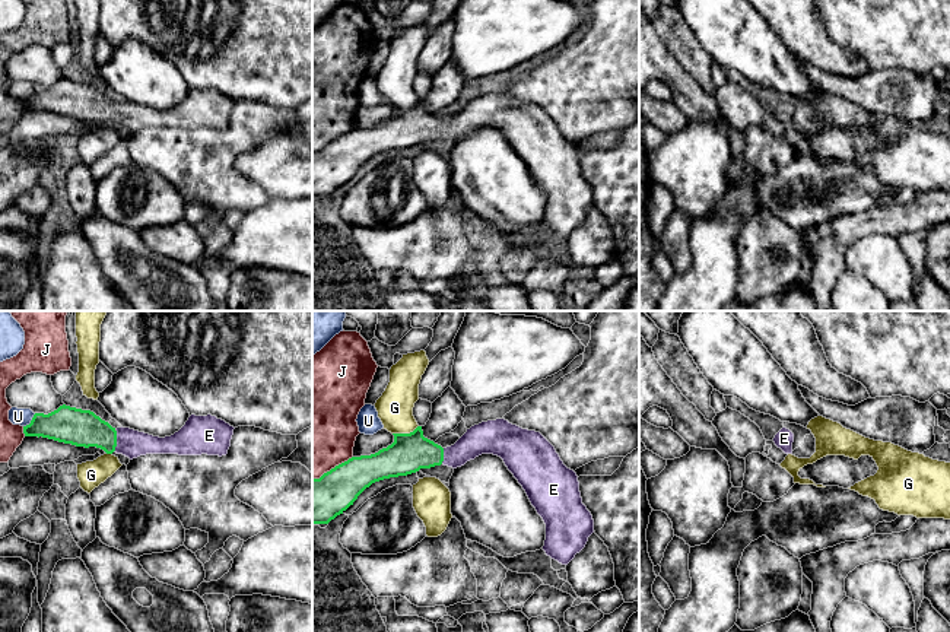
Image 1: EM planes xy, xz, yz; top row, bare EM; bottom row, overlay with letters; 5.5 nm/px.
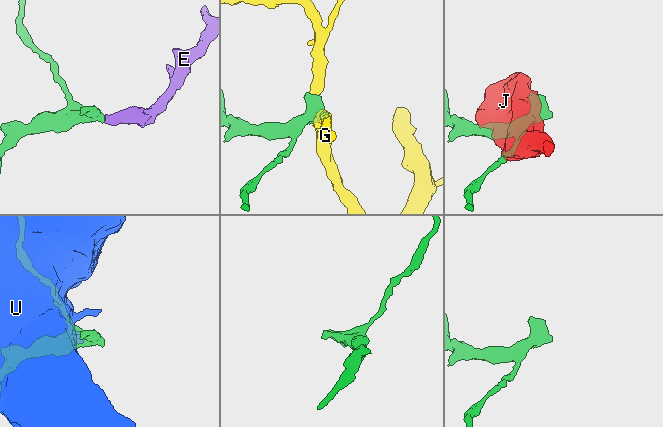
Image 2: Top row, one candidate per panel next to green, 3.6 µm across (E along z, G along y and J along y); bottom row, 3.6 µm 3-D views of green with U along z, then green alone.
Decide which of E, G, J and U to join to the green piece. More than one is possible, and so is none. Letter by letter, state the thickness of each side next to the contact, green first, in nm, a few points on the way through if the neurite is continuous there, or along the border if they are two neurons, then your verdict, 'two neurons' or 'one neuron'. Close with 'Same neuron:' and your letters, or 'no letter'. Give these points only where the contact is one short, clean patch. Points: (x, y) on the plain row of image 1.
E: 200/150 nm | one neuron
G: 220/200 nm | two neurons
J: 200/130 nm | two neurons
U: 200/100 nm | two neurons
Same neuron: E

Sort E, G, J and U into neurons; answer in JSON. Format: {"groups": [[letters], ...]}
{"groups": [["E"], ["G"], ["J"], ["U"]]}

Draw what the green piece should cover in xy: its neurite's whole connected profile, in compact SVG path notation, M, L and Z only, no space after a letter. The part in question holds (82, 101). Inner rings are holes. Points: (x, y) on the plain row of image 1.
M63 77L48 88L35 86L31 96L23 99L23 107L76 120L96 120L133 133L146 127L222 130L228 127L233 102L216 89L191 88L178 105L159 111L130 101L115 102L90 83Z

